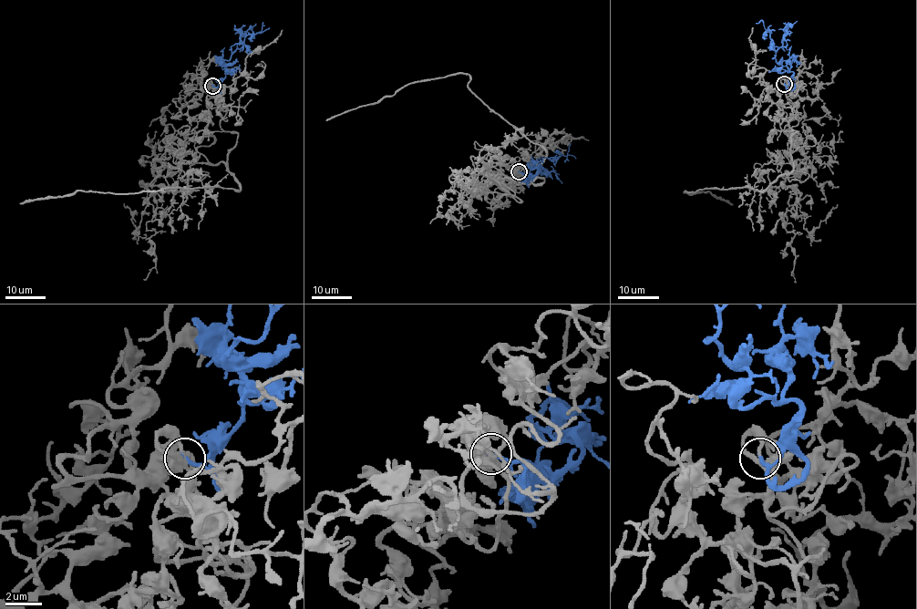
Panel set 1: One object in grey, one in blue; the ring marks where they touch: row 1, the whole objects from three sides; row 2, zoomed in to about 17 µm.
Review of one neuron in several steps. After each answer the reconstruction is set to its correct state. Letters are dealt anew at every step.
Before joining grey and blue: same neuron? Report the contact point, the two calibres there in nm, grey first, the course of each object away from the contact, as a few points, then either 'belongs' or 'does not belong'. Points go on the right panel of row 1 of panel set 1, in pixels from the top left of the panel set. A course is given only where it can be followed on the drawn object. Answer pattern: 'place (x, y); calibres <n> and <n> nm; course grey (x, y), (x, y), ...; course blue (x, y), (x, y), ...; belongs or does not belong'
place (784, 84); calibres 200 and 240 nm; course grey (785, 85), (790, 163), (808, 174), (782, 176), (799, 194), (782, 222), (796, 282); course blue (785, 85), (788, 84), (793, 72), (782, 69), (772, 58), (776, 56), (770, 33), (761, 20), (756, 24); belongs

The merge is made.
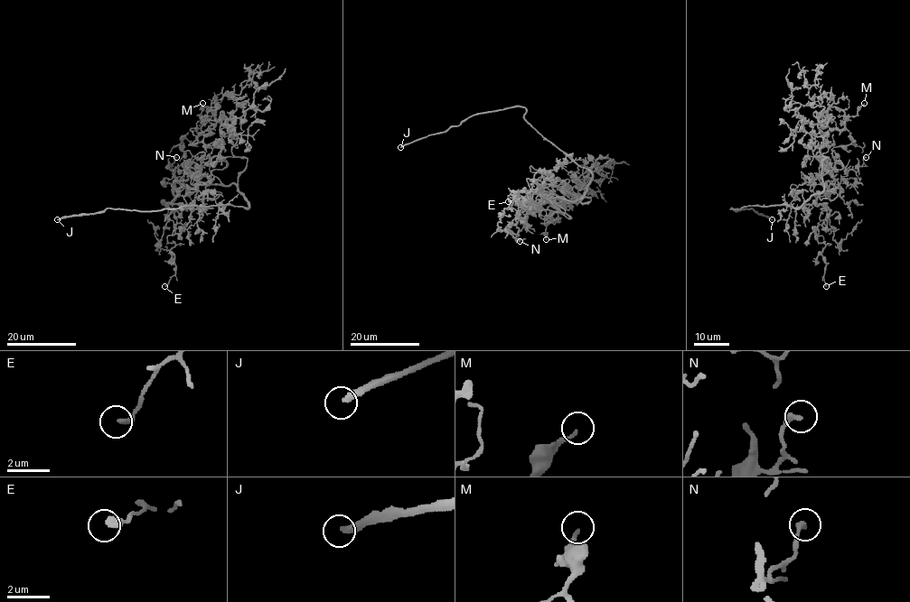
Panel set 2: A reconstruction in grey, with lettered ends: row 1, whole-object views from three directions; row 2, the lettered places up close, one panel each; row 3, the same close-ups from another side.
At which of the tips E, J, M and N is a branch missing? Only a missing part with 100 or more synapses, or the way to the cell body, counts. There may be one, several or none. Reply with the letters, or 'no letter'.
J

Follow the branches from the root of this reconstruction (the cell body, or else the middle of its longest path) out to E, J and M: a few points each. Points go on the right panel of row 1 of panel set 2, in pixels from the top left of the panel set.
E: (822, 186), (837, 193), (815, 195), (830, 211), (815, 236), (825, 245), (826, 286)
J: (822, 186), (825, 184), (820, 191), (798, 208), (786, 205), (731, 208), (751, 208), (772, 219)
M: (822, 186), (828, 135), (818, 114), (835, 106), (849, 118), (864, 103)

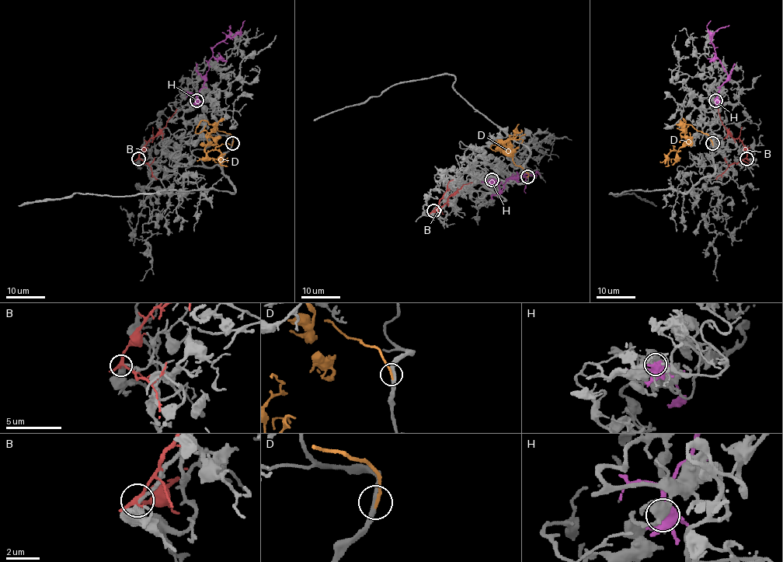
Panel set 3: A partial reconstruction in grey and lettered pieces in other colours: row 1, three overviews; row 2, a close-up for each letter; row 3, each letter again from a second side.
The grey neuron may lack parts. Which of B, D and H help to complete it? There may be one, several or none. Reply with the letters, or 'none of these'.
D

